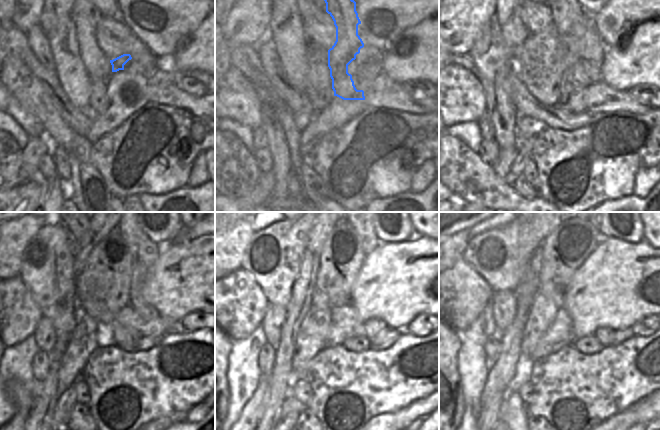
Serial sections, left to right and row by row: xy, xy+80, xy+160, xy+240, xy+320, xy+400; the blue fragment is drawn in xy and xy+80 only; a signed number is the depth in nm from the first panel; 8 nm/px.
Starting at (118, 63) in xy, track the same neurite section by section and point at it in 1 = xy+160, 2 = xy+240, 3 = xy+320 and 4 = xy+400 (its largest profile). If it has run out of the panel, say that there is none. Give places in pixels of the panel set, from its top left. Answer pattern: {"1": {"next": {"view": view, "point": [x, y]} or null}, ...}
{"1": {"next": {"view": "xy+160", "point": [568, 14]}}, "2": {"next": {"view": "xy+240", "point": [126, 338]}}, "3": {"next": {"view": "xy+320", "point": [360, 343]}}, "4": {"next": {"view": "xy+400", "point": [589, 344]}}}

